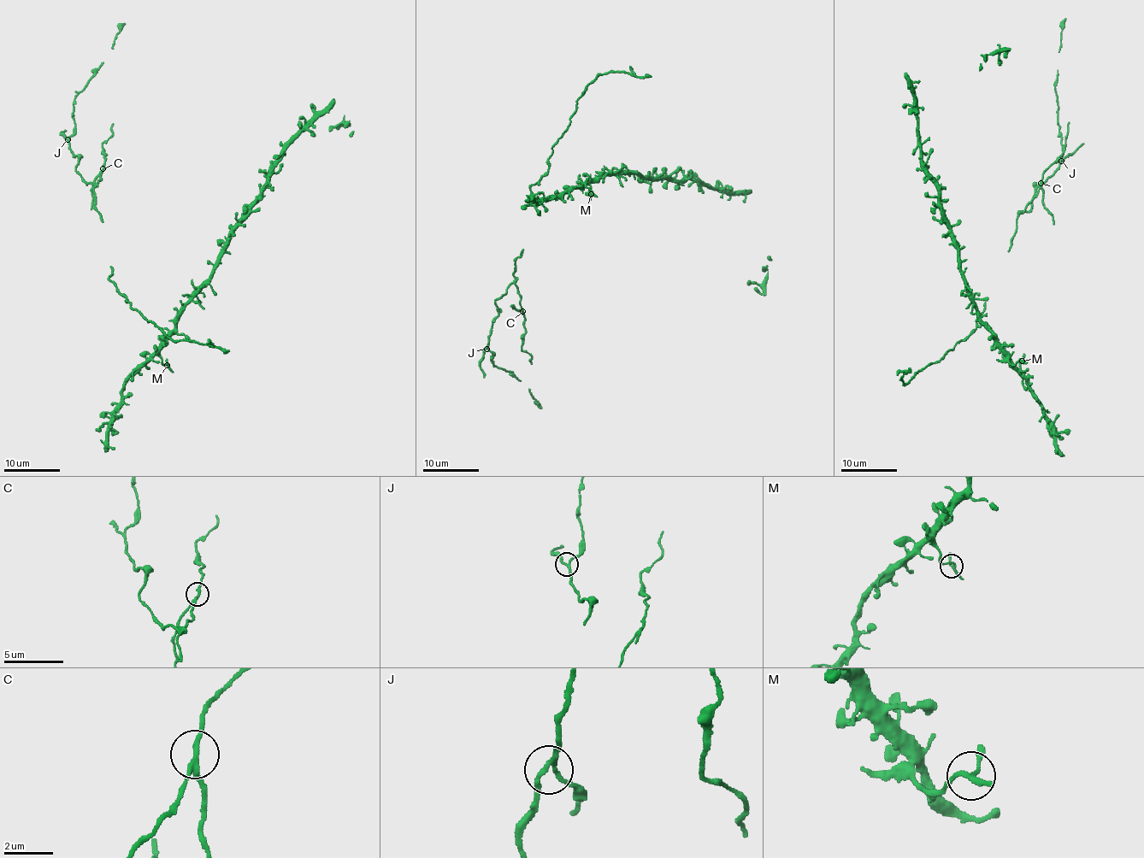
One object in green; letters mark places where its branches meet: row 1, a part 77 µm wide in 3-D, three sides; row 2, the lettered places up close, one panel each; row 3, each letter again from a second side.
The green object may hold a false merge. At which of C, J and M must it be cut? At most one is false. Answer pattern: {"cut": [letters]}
{"cut": ["C"]}

